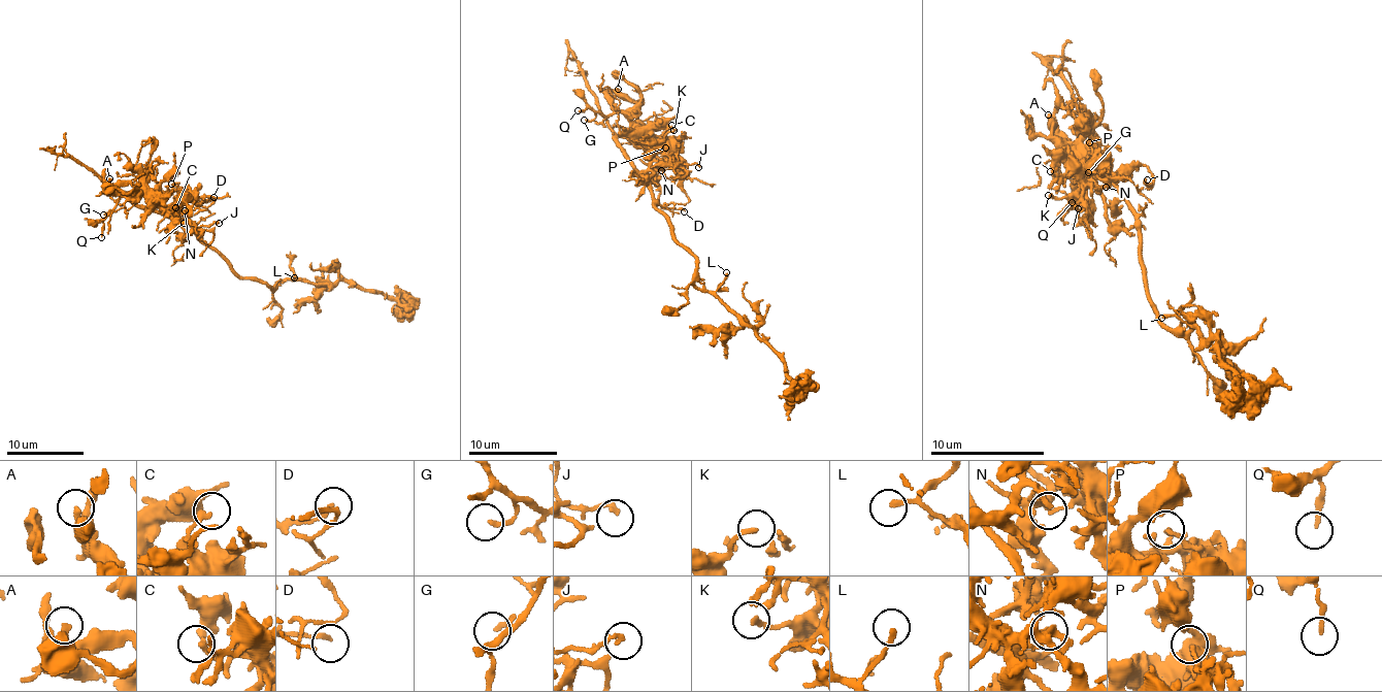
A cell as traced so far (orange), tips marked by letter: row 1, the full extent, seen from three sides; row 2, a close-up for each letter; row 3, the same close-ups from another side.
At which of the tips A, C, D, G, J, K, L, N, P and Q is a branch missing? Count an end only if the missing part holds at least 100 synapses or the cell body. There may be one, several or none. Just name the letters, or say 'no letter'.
no letter

